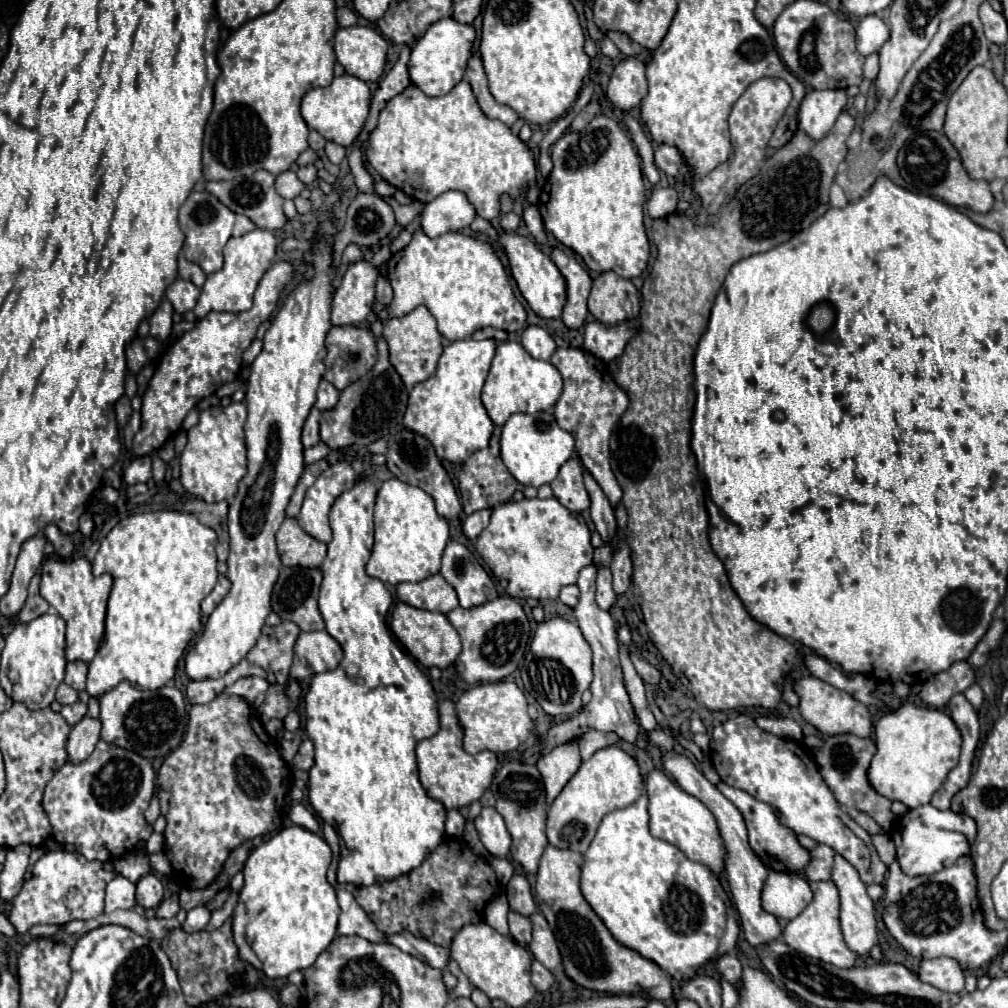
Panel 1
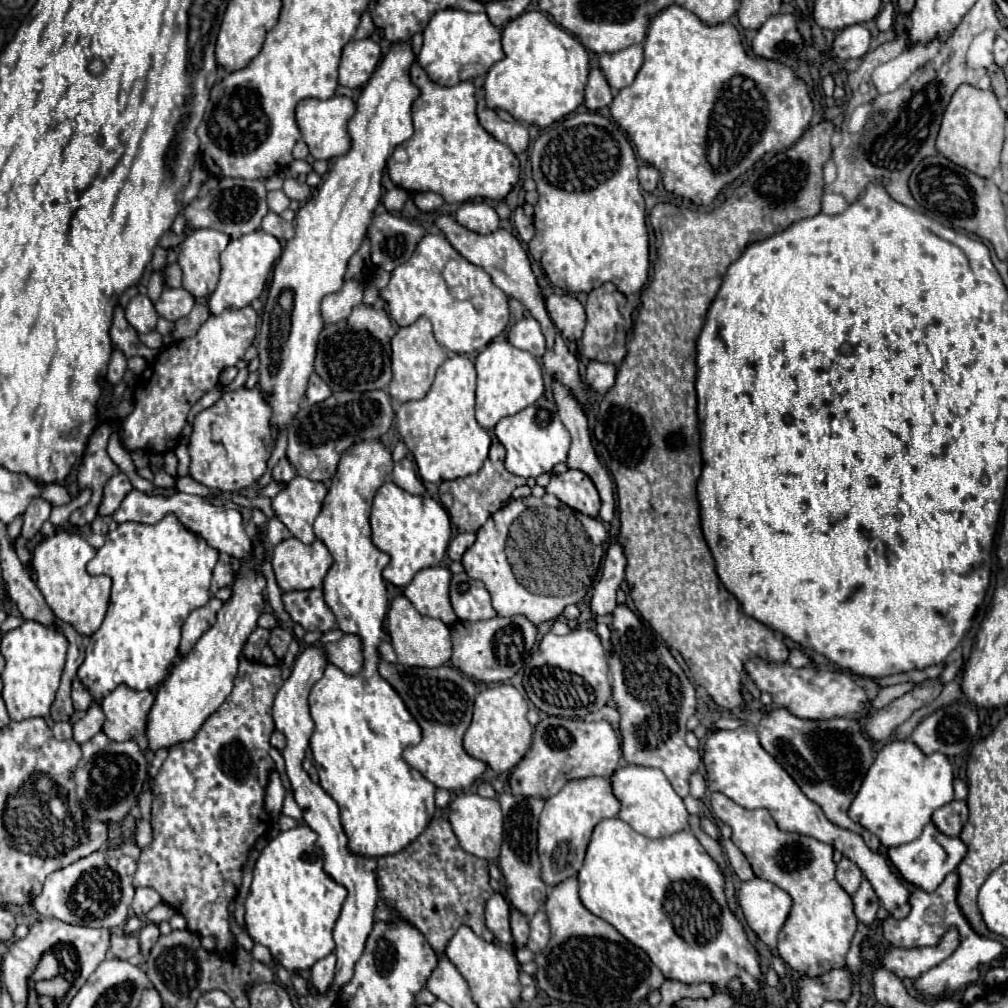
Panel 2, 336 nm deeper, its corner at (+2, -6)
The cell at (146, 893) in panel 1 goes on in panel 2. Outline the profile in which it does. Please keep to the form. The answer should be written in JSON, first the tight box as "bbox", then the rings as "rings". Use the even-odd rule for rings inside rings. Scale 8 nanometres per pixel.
{"bbox":[132,888,162,916],"rings":[[[136,888],[136,896],[132,900],[132,910],[136,912],[136,916],[144,916],[160,902],[162,902],[162,898],[154,888]]]}

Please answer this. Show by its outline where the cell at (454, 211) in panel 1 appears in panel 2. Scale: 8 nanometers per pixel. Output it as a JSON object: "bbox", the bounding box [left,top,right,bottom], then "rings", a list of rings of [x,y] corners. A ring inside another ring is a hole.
{"bbox":[456,202,500,234],"rings":[[[464,202],[456,210],[456,222],[476,234],[490,234],[500,226],[498,214],[486,202]]]}

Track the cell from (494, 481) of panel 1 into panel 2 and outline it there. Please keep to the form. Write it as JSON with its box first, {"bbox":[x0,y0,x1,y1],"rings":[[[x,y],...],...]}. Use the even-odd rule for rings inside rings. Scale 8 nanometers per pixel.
{"bbox":[440,460,524,532],"rings":[[[490,460],[484,462],[484,466],[470,476],[456,478],[456,480],[444,480],[440,484],[440,502],[444,504],[446,512],[450,514],[452,524],[458,528],[458,532],[476,532],[496,510],[500,510],[512,496],[512,490],[522,486],[524,480],[510,474],[502,462],[492,464]]]}

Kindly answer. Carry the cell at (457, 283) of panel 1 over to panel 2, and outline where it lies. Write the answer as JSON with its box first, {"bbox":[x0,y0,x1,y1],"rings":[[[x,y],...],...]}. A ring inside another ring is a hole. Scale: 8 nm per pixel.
{"bbox":[380,234,510,354],"rings":[[[426,234],[418,242],[410,260],[392,272],[388,286],[380,290],[380,298],[386,300],[386,310],[398,326],[410,326],[420,316],[428,318],[434,326],[434,336],[438,344],[456,354],[472,354],[482,350],[488,342],[492,342],[496,336],[500,336],[506,330],[510,318],[506,294],[492,284],[490,276],[482,268],[462,258],[462,254],[458,254],[442,234]]]}

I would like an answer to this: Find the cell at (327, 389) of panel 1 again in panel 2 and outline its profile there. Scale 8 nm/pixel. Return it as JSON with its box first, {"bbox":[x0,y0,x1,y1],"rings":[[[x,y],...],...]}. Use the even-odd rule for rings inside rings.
{"bbox":[306,374,332,404],"rings":[[[312,374],[308,390],[306,390],[306,400],[310,404],[318,404],[322,400],[326,400],[332,394],[332,390],[326,386],[326,382],[322,382],[322,378],[318,374]]]}

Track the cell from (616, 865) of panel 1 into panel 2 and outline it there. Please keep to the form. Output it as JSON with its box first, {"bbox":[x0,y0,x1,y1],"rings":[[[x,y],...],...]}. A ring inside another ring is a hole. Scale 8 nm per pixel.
{"bbox":[578,818,760,1000],"rings":[[[620,818],[602,820],[592,834],[588,852],[578,872],[580,900],[598,918],[612,924],[626,940],[642,948],[650,960],[660,968],[664,978],[684,984],[712,982],[724,988],[734,976],[740,976],[746,994],[760,1000],[760,962],[756,950],[750,946],[742,922],[730,912],[724,898],[724,874],[718,864],[708,856],[692,832],[678,832],[666,838],[650,840],[634,832]]]}

